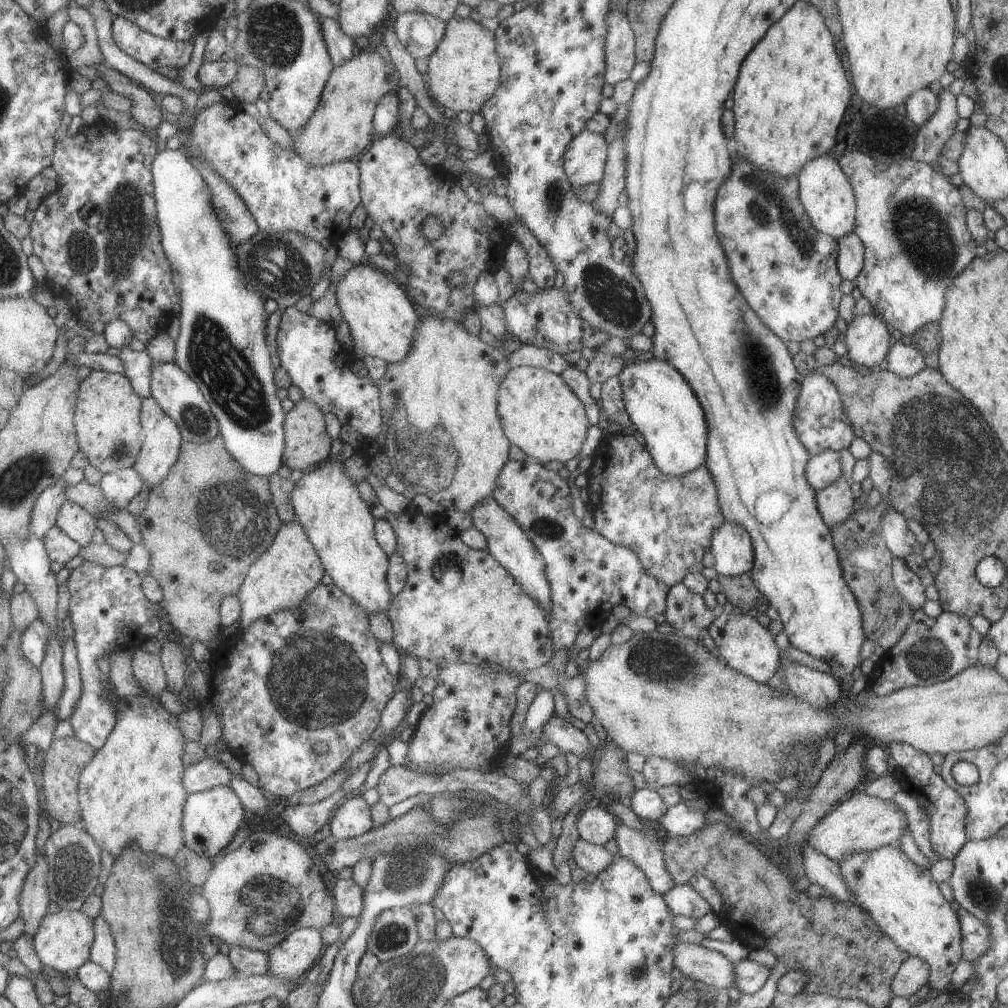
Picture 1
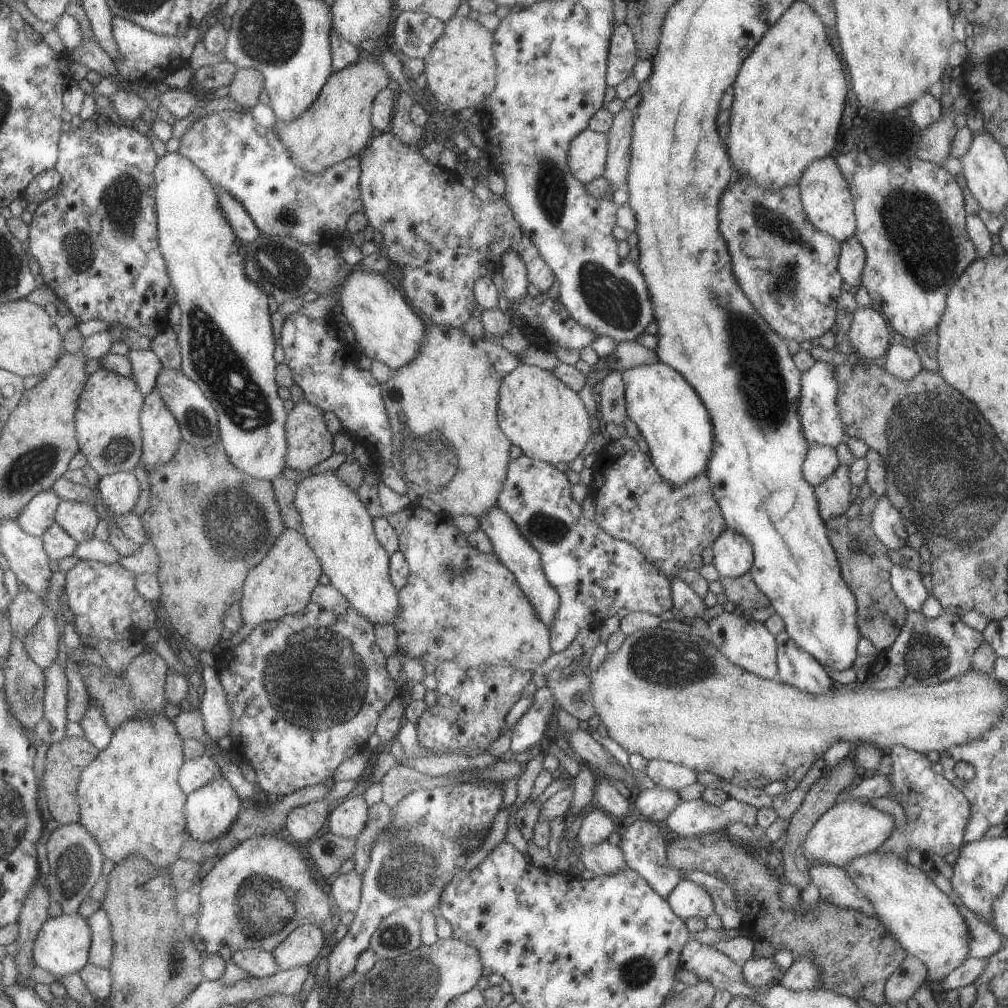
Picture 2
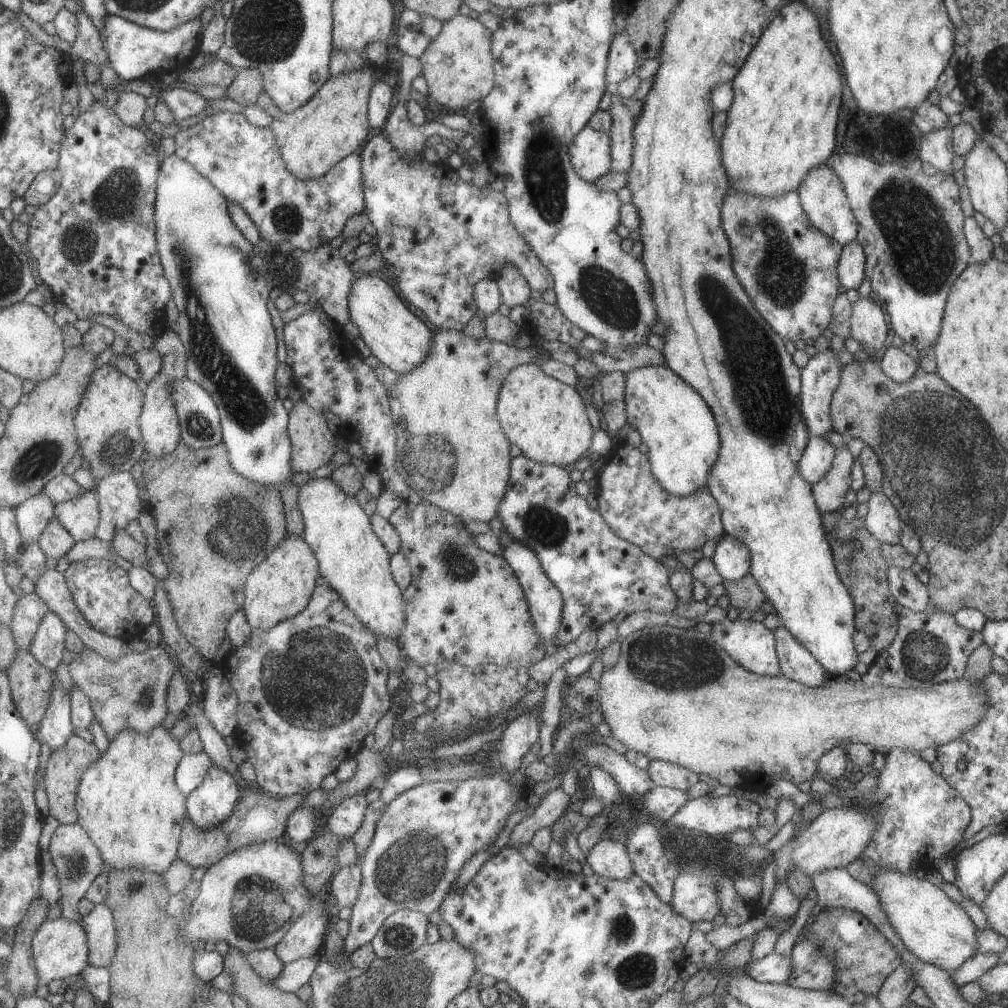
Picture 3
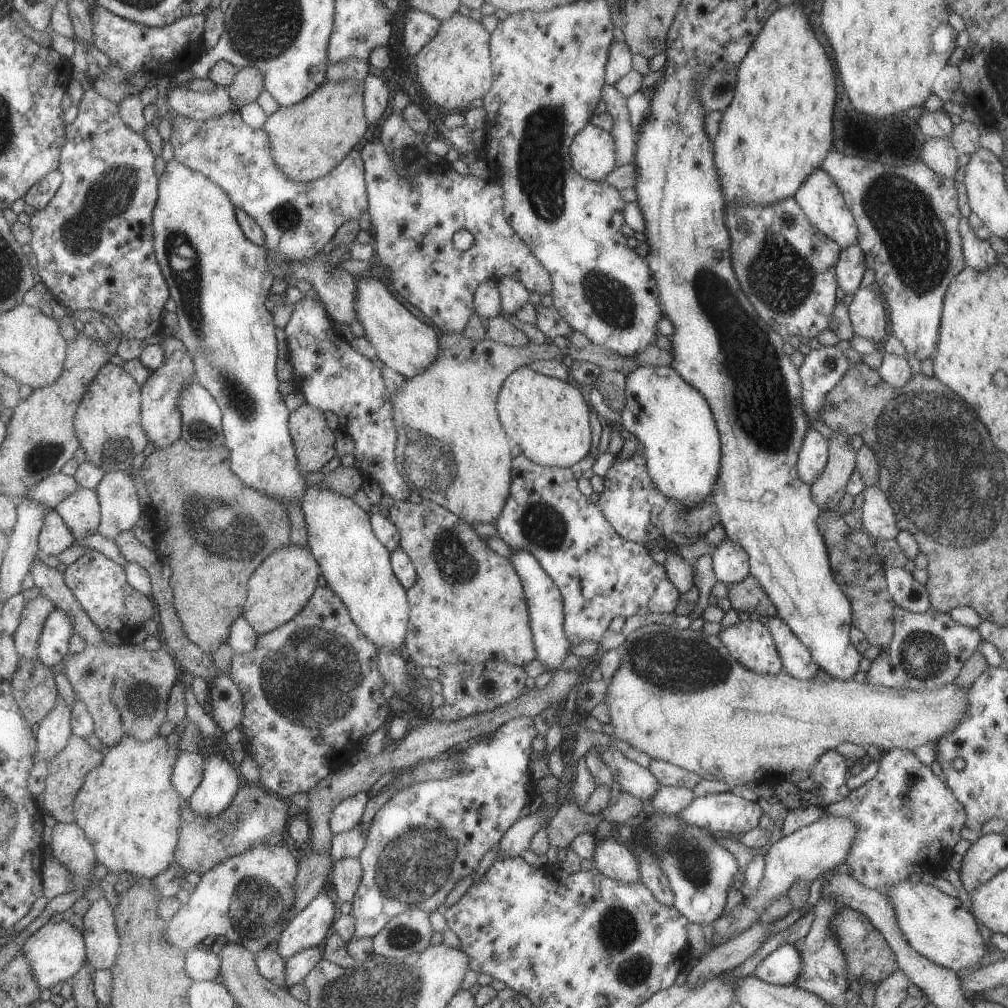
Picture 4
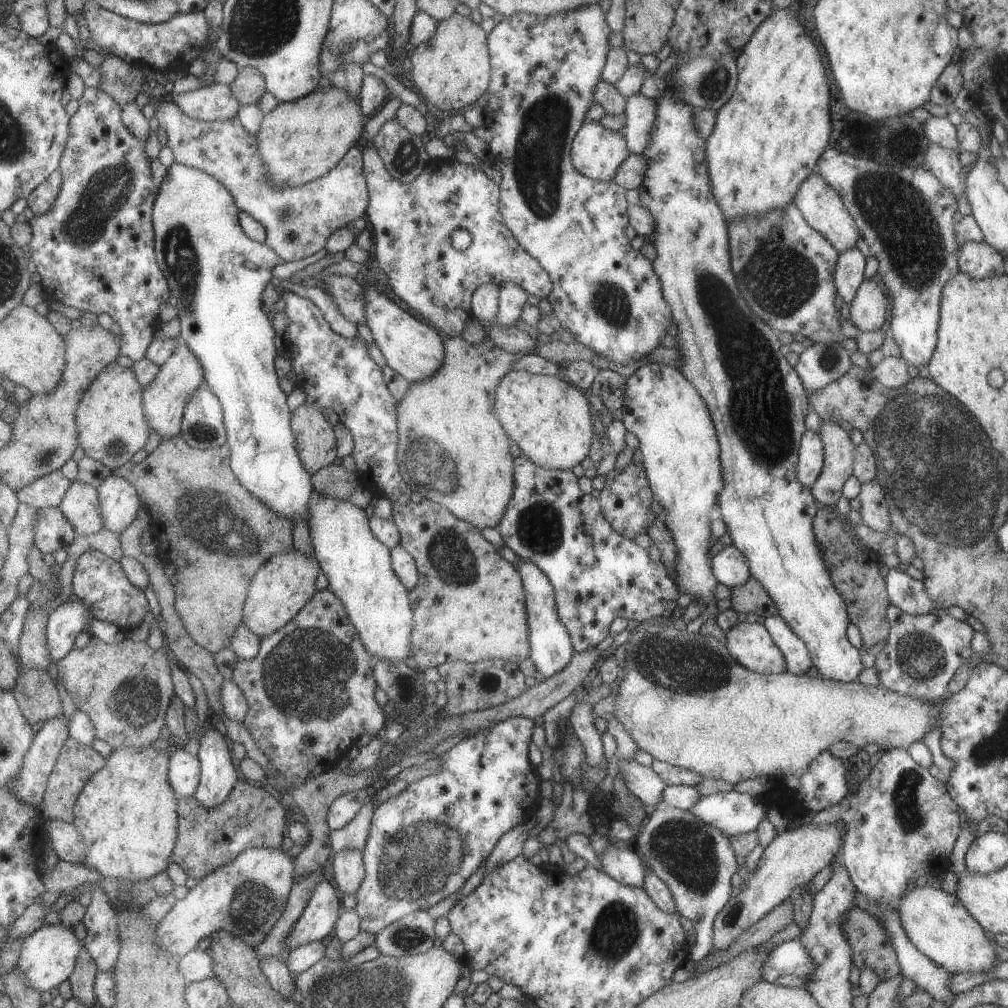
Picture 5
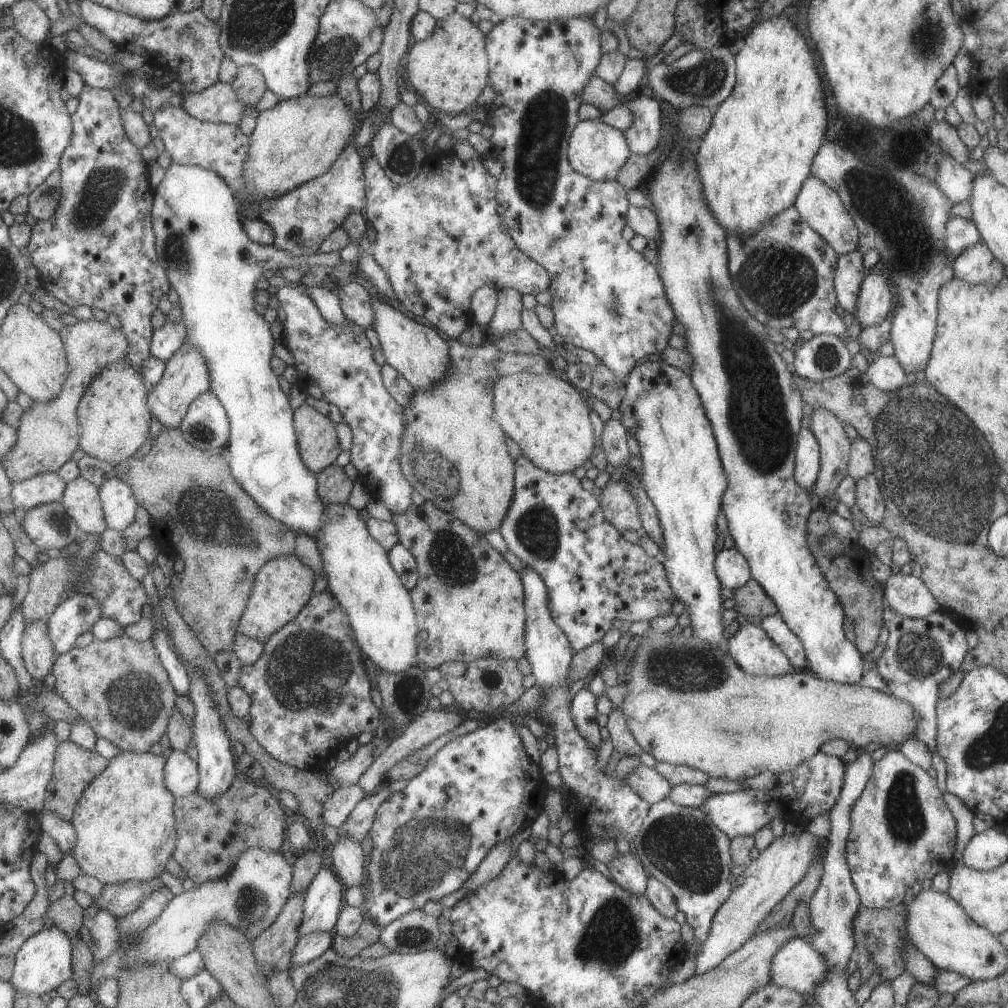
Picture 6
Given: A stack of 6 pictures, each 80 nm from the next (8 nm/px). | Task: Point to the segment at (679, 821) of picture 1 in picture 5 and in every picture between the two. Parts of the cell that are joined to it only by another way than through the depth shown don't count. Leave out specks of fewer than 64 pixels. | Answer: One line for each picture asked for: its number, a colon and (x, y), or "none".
2: (688, 818)
3: (717, 817)
4: (726, 813)
5: (732, 813)

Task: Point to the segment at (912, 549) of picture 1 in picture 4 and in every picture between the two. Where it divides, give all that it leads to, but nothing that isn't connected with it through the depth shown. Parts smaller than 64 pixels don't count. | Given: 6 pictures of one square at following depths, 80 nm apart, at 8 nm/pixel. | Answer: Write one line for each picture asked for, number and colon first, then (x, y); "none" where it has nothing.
2: (887, 523)
3: (882, 520)
4: (878, 520)

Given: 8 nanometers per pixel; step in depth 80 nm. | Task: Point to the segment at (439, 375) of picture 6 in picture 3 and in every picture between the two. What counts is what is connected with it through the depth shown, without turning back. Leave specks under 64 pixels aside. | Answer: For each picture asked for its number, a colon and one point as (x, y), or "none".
3: (395, 336)
4: (402, 342)
5: (412, 349)

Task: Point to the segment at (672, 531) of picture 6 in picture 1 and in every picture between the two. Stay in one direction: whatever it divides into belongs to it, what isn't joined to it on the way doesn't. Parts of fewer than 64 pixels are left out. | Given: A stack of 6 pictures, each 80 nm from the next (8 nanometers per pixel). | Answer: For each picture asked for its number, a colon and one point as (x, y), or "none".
1: (659, 402)
2: (671, 418)
3: (674, 422)
4: (672, 421)
5: (677, 442)

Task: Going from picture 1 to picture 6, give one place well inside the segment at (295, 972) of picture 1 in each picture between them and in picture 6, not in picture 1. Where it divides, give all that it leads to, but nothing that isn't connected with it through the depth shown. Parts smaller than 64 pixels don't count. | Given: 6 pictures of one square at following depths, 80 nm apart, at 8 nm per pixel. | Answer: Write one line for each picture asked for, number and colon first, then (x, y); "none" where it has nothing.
2: (304, 943)
3: (305, 936)
4: (306, 929)
5: (320, 915)
6: (322, 902)

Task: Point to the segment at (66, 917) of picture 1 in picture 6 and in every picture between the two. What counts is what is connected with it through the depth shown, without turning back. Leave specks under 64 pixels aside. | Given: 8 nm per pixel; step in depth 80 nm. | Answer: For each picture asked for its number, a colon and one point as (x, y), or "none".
2: (63, 945)
3: (61, 946)
4: (57, 951)
5: (49, 956)
6: (46, 960)

